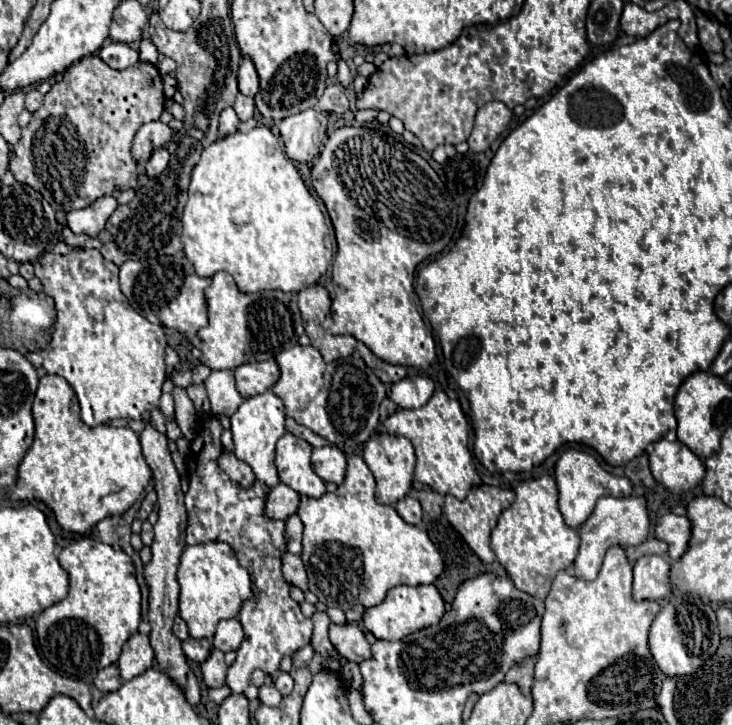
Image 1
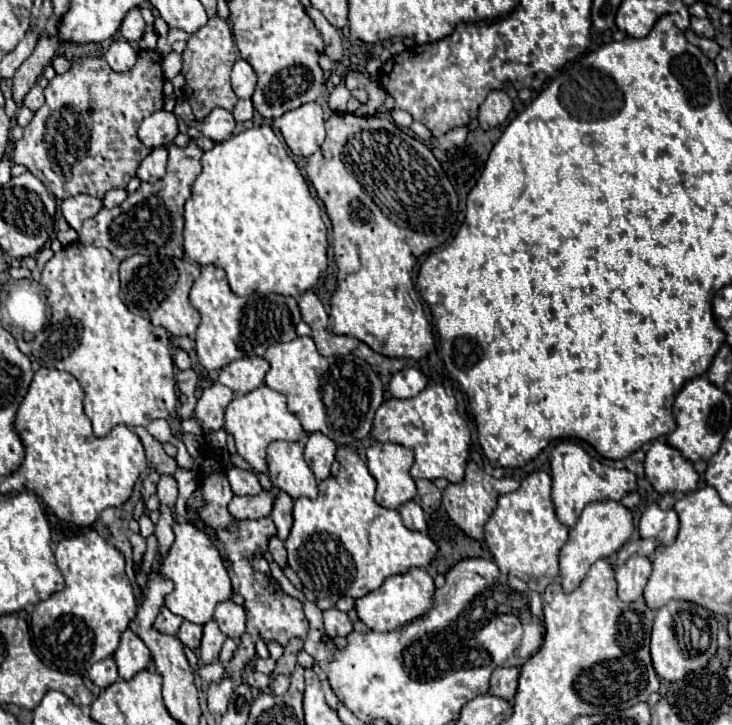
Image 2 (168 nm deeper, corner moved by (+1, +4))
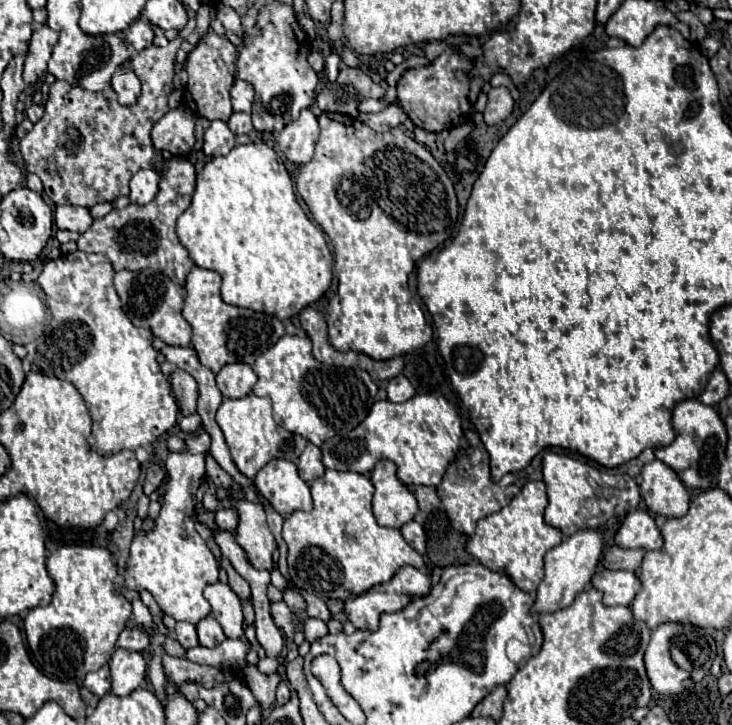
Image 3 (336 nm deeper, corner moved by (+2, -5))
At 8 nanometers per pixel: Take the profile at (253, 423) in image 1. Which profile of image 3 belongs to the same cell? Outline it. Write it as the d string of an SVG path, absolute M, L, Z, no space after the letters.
M254 393L240 399L224 399L216 413L216 423L220 425L226 445L230 449L232 461L242 475L252 479L268 461L286 459L296 465L302 455L308 439L302 435L294 435L290 431L282 431L272 417L272 403L266 397L256 397Z

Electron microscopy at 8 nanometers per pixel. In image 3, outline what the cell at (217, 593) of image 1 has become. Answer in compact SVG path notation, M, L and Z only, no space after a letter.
M196 429L186 435L186 449L180 453L170 453L166 461L166 471L170 477L170 487L164 497L160 515L152 533L136 533L130 559L122 573L122 587L132 591L150 591L160 605L160 609L172 615L176 621L198 623L198 619L210 613L210 603L204 599L202 591L206 585L218 581L218 563L208 549L206 541L198 535L194 527L194 505L198 479L204 475L204 455L210 447L208 431Z

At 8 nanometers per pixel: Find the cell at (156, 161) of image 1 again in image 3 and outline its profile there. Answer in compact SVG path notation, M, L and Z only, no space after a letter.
M142 169L138 171L130 181L130 203L146 205L150 203L158 193L160 175L154 169Z

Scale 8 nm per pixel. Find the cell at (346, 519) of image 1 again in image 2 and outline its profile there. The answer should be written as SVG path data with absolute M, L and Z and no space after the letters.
M337 448L339 474L329 476L319 482L319 496L315 500L297 498L293 506L293 528L285 540L289 566L301 578L303 586L311 590L317 598L329 598L337 602L341 596L361 598L373 590L379 590L381 584L395 574L405 574L409 568L427 568L437 554L437 544L423 532L409 530L399 512L383 508L375 502L375 478L369 474L367 464L351 448Z

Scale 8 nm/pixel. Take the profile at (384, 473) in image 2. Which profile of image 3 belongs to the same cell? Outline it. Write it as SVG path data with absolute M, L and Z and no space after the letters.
M378 461L370 475L376 493L372 499L374 517L384 527L400 529L418 513L416 497L398 481L392 461Z

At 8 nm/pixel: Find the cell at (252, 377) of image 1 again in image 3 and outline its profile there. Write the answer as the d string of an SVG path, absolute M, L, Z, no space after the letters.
M232 363L220 369L220 373L216 375L216 385L224 397L240 399L252 391L254 379L258 377L248 363Z

